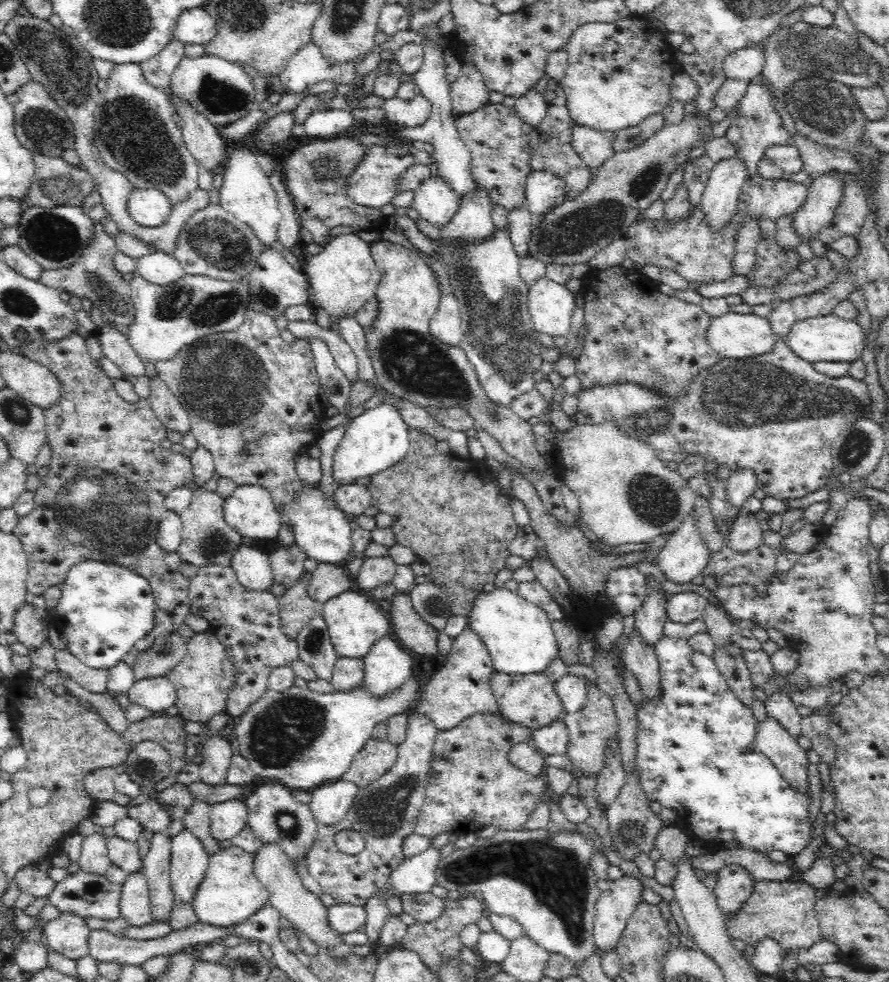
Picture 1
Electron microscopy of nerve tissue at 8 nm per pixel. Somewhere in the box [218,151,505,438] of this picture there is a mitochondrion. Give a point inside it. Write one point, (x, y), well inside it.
(413, 362)

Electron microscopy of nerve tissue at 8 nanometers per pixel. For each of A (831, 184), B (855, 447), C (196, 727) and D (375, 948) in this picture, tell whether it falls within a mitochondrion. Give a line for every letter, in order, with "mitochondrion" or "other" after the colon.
A: other
B: mitochondrion
C: other
D: other

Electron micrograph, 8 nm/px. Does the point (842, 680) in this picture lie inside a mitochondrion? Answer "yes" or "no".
no

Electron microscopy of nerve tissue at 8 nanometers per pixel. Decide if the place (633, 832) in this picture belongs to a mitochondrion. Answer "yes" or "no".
yes

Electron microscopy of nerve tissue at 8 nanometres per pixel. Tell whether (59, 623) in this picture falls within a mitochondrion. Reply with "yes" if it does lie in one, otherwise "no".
no

